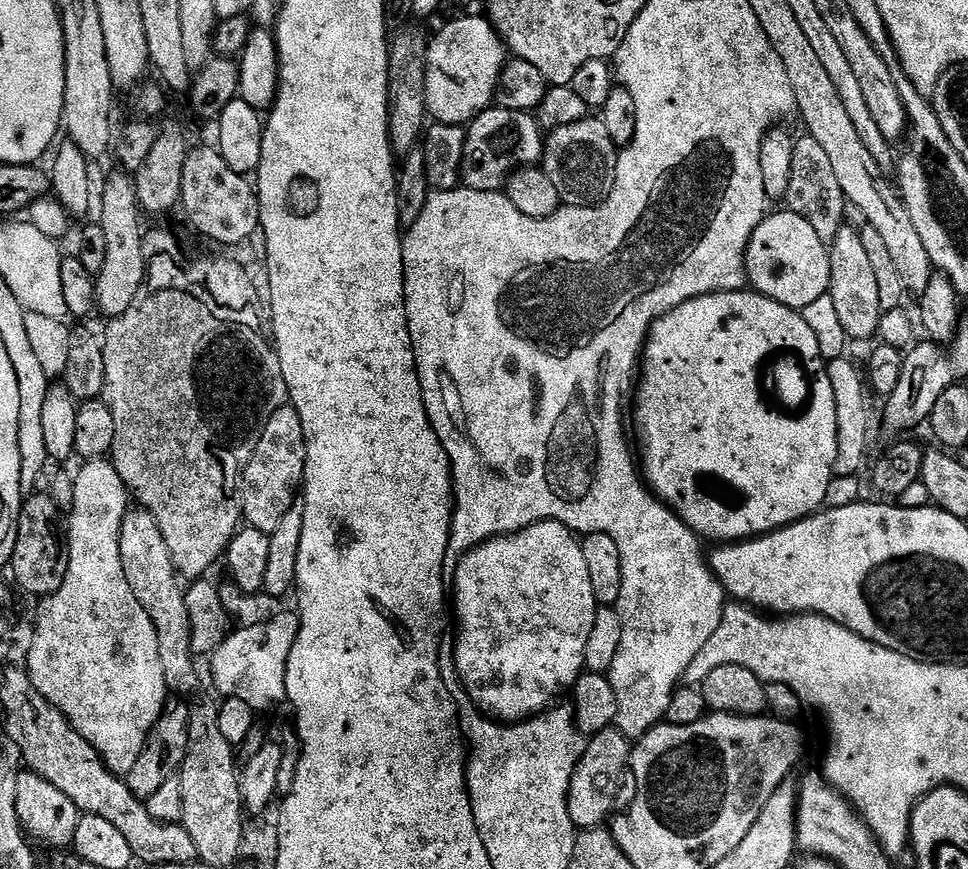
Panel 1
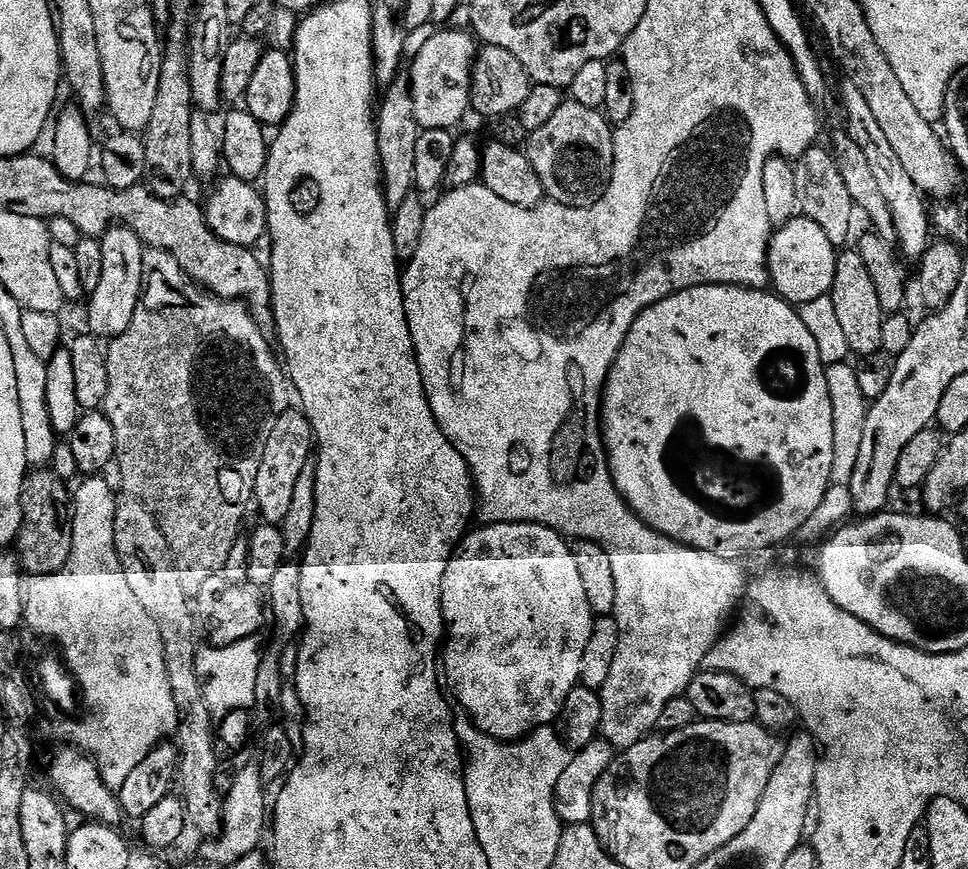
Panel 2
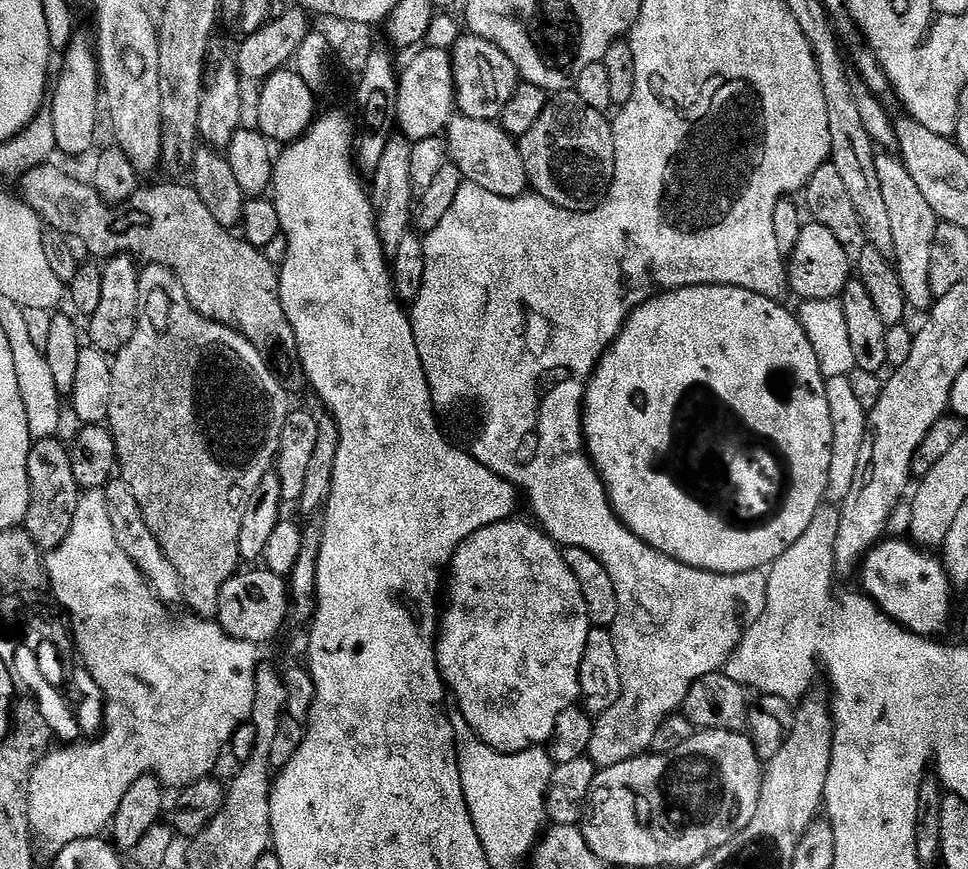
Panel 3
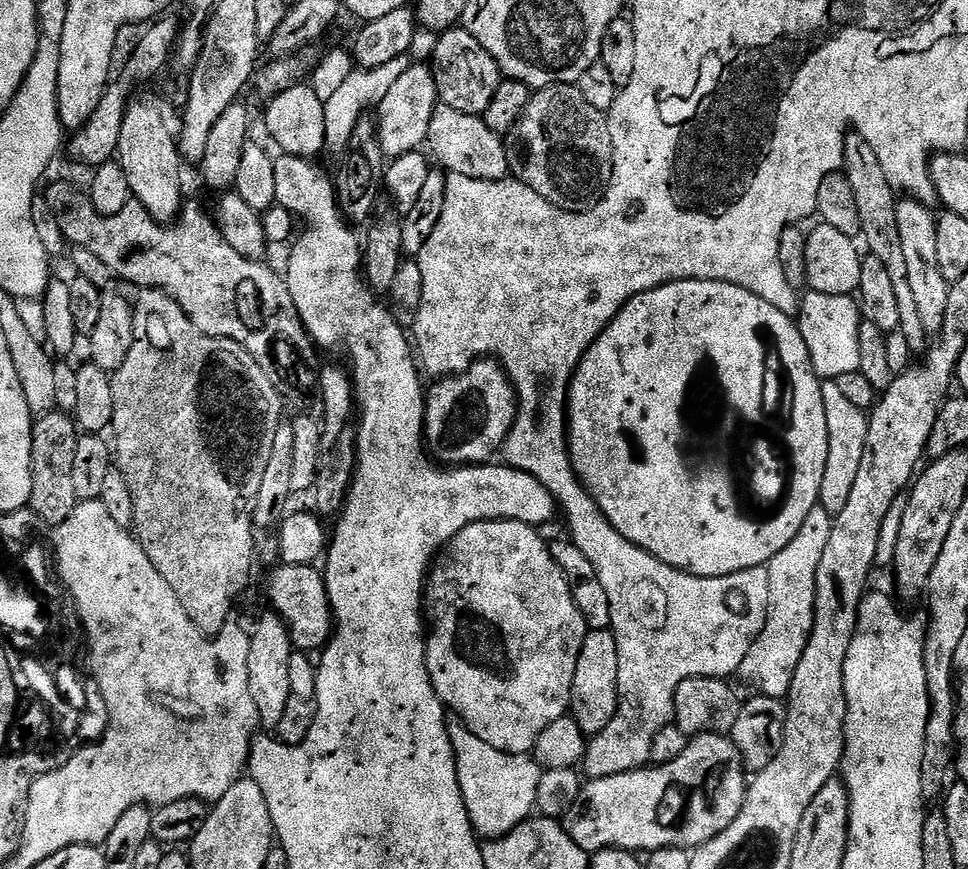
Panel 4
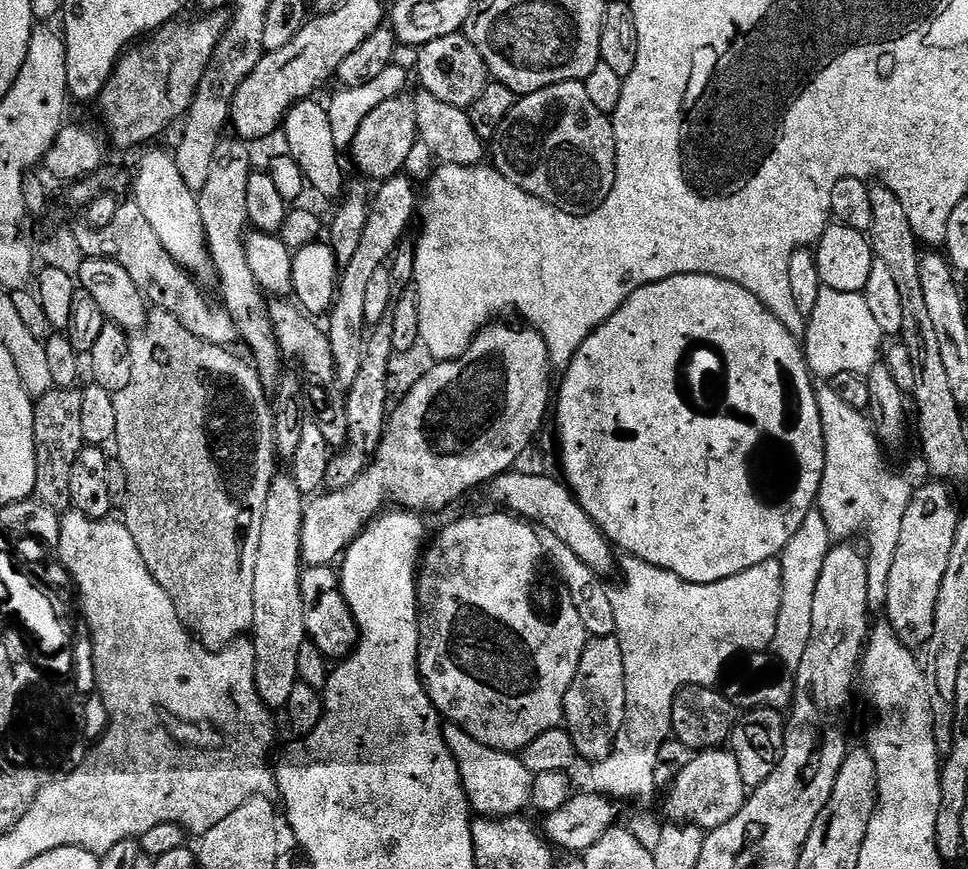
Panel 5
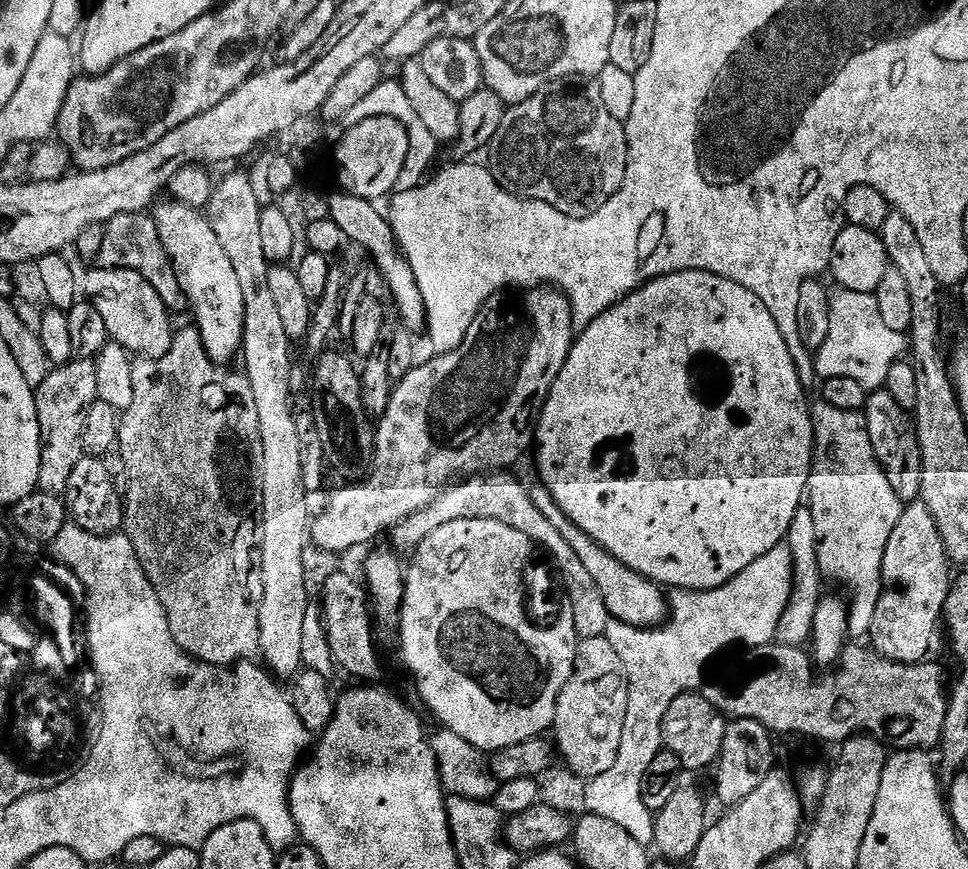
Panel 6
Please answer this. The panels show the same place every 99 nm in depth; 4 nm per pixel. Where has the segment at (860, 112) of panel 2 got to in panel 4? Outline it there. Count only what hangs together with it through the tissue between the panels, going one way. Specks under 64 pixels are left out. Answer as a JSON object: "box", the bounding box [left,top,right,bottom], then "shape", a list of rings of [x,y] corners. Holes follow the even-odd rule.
{"box":[896,198,952,334],"shape":[[[911,198],[897,199],[896,209],[898,210],[898,238],[902,242],[902,251],[906,257],[906,276],[910,278],[910,290],[914,294],[914,303],[918,306],[922,326],[926,326],[928,333],[938,334],[944,325],[944,315],[946,306],[950,302],[952,289],[949,280],[944,277],[941,267],[938,266],[937,213],[932,213],[933,209],[929,205],[919,204],[917,200]]]}

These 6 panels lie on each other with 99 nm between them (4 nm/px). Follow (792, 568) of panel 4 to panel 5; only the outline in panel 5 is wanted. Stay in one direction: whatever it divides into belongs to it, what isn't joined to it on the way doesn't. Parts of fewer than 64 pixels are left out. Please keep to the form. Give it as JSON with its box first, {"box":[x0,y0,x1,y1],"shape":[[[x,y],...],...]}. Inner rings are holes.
{"box":[770,510,832,666],"shape":[[[813,510],[806,514],[802,526],[798,526],[798,534],[790,538],[779,557],[782,566],[782,606],[770,648],[776,659],[785,666],[795,665],[798,650],[804,648],[808,641],[808,625],[814,606],[814,586],[818,586],[818,574],[822,574],[826,546],[832,543],[832,535],[826,530],[826,518],[822,518],[819,510]]]}

